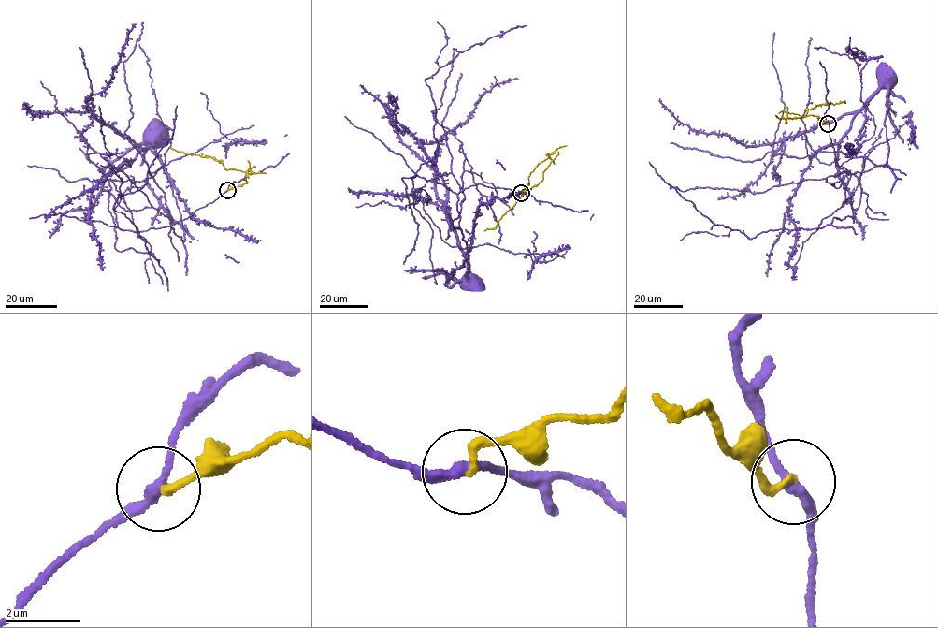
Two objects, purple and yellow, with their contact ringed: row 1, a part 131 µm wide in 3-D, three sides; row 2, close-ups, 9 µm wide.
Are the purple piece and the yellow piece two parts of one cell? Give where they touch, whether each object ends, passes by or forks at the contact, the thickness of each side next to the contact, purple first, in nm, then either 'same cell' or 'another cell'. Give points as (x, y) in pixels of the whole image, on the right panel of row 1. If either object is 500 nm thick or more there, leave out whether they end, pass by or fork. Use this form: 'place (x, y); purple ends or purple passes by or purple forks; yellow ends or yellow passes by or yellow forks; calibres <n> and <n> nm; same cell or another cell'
place (828, 124); purple passes by; yellow ends; calibres 240 and 200 nm; another cell

